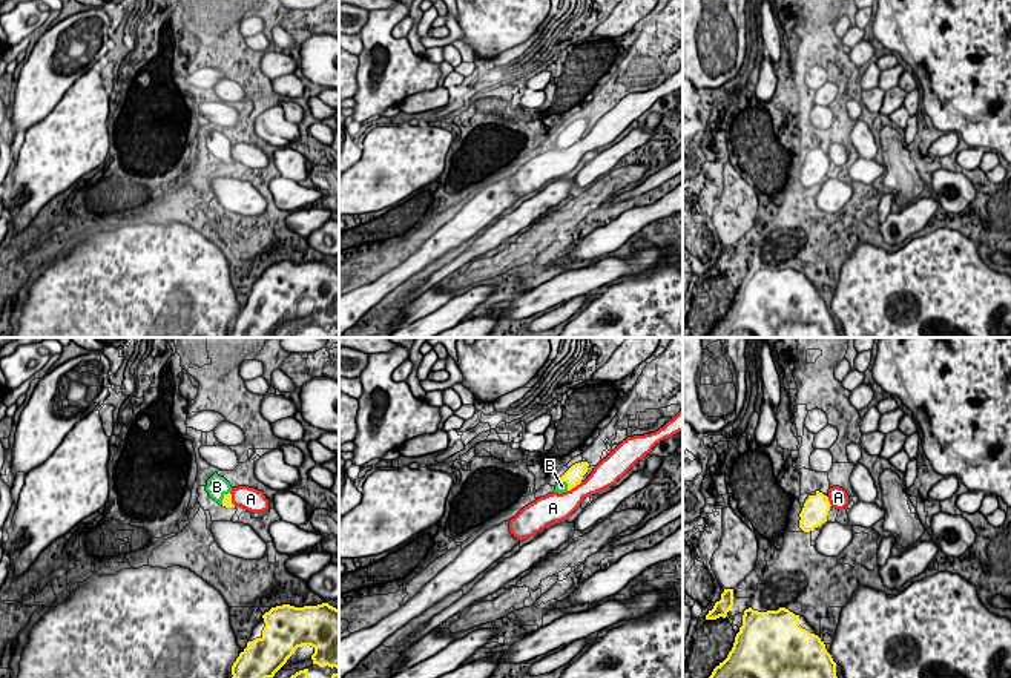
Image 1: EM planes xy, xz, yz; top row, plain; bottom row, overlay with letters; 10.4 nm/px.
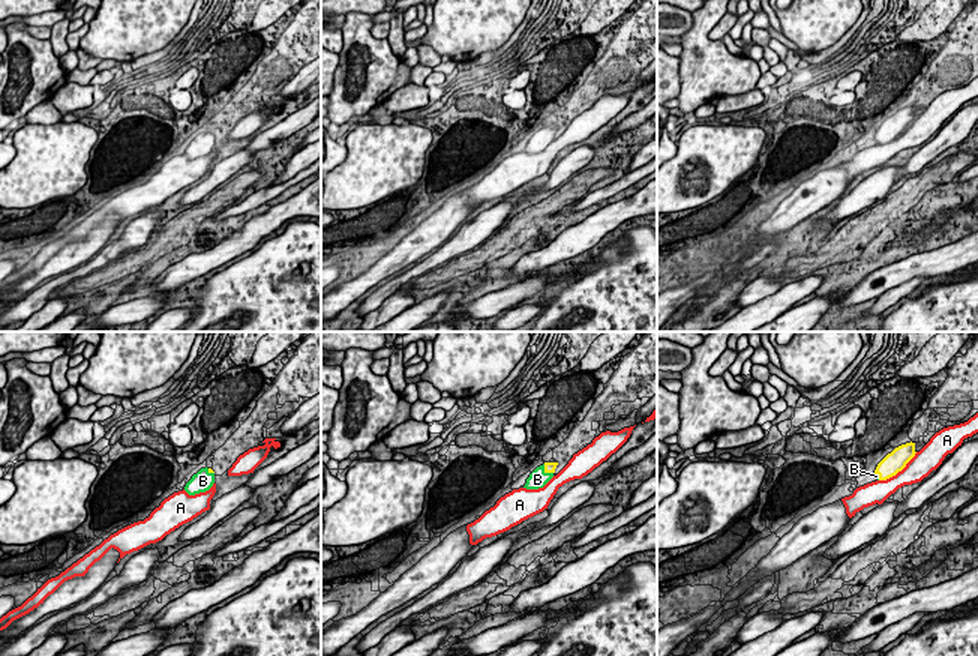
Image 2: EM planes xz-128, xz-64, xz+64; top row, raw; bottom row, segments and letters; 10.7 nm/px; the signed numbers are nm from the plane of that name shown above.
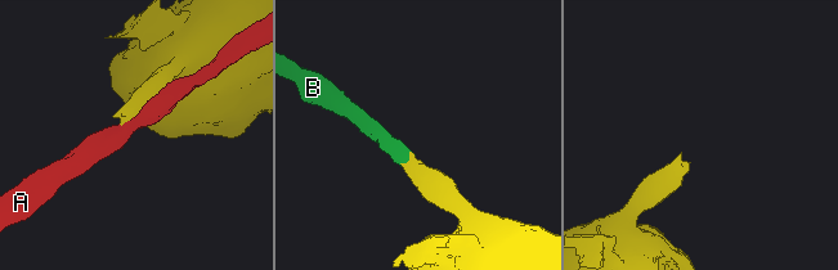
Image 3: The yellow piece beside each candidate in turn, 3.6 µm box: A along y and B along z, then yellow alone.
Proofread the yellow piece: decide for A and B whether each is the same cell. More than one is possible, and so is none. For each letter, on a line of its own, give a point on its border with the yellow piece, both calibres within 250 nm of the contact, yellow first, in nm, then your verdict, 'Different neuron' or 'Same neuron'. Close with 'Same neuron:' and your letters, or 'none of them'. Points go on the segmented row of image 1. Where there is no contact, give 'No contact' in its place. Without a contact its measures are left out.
A: Touches yellow at xz (574, 487). Thickness 190 nm (yellow) against 260 nm. Different neuron
B: Touches yellow at xy (224, 497). Thickness 100 nm (yellow) against 220 nm. Same neuron
Same neuron: B

